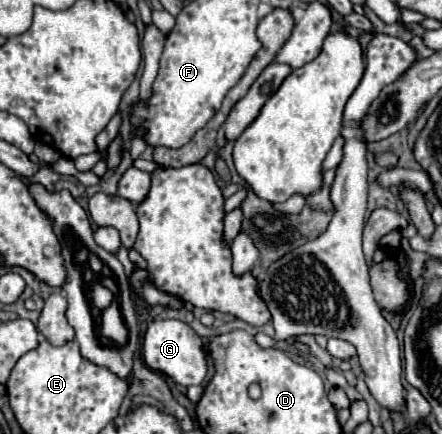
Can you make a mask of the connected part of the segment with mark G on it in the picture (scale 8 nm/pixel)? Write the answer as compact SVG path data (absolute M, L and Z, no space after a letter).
M153 320L143 334L143 360L153 372L163 372L177 384L191 386L201 384L207 376L207 360L203 354L203 340L179 320Z

